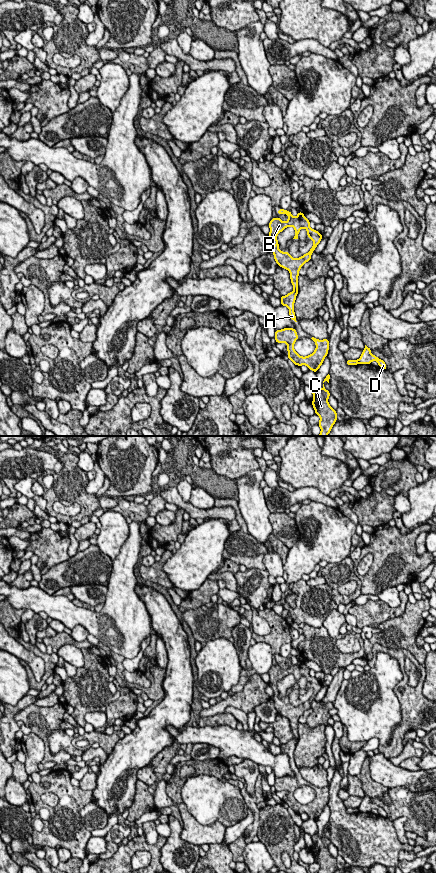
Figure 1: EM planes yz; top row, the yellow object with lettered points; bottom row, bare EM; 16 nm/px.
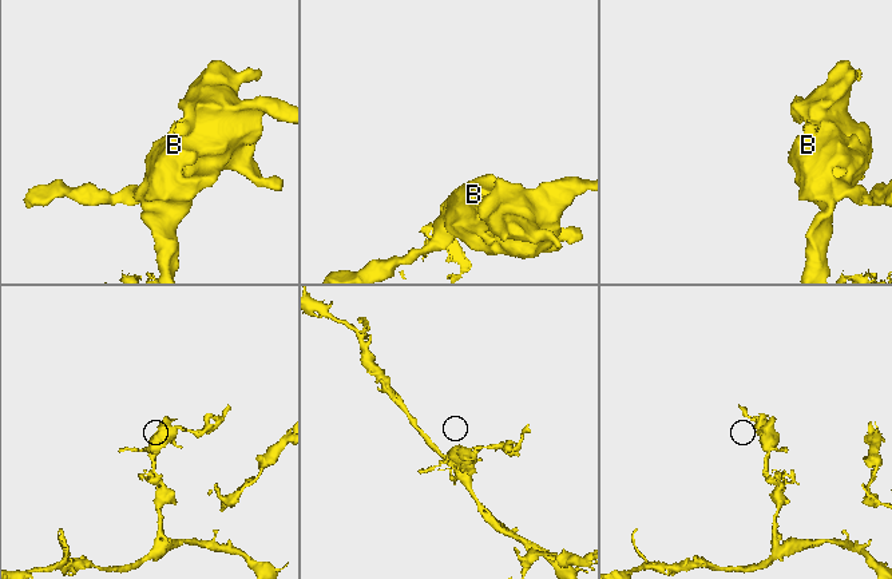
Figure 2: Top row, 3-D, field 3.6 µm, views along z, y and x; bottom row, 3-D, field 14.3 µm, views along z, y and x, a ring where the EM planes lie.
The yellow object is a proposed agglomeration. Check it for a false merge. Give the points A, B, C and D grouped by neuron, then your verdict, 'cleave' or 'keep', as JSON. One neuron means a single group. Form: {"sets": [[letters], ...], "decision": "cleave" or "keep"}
{"sets": [["A", "B", "C"], ["D"]], "decision": "cleave"}

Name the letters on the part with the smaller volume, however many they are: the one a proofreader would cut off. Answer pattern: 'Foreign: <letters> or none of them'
Foreign: D

